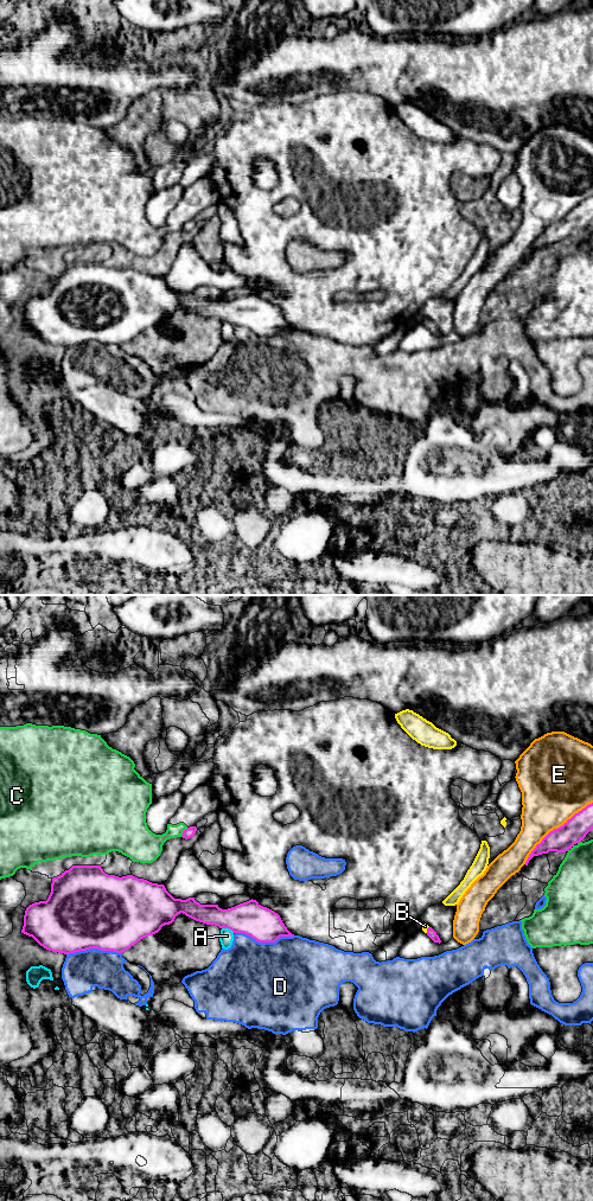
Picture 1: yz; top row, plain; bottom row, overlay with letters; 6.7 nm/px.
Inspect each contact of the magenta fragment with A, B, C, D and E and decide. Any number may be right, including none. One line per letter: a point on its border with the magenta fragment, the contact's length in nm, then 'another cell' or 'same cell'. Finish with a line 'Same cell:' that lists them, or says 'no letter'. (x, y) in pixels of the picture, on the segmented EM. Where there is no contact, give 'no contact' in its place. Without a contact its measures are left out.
A: contact yz (228, 927); length 90 nm; another cell
B: contact yz (427, 930); length 50 nm; another cell
C: contact yz (183, 832); length 80 nm; another cell
D: contact yz (265, 941); length 400 nm; another cell
E: contact yz (555, 829); length 650 nm; another cell
Same cell: no letter

